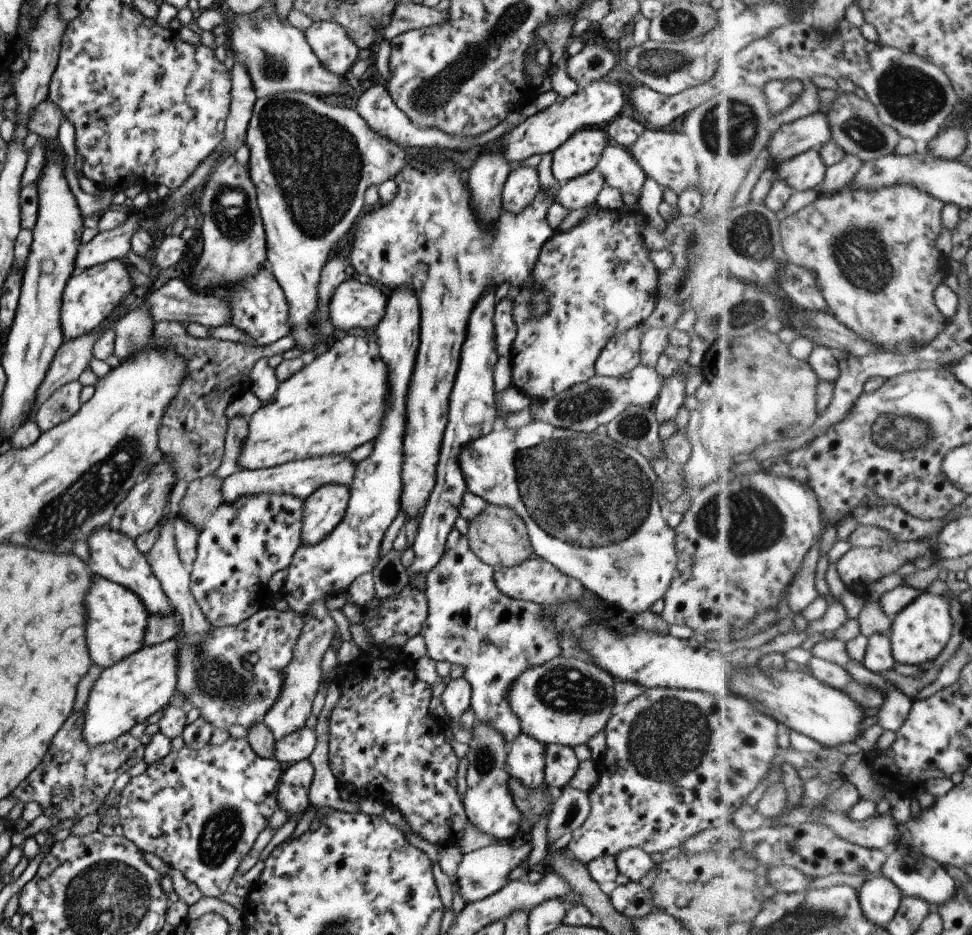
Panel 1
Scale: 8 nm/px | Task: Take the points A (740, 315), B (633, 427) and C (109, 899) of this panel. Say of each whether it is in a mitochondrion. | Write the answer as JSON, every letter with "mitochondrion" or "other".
{"A":"mitochondrion","B":"mitochondrion","C":"mitochondrion"}

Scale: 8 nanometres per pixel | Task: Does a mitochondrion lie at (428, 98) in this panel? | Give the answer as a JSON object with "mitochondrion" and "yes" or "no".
{"mitochondrion":"yes"}

